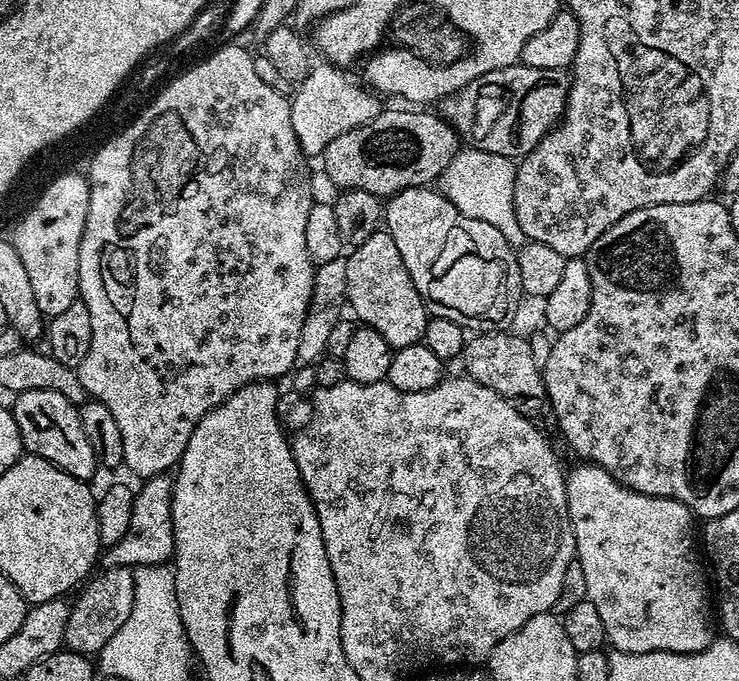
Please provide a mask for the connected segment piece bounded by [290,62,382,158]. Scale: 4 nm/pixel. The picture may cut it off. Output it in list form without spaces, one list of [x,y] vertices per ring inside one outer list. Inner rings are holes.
[[[327,62],[320,63],[308,71],[308,77],[295,89],[290,100],[294,134],[300,143],[300,149],[308,158],[323,153],[328,141],[336,138],[338,134],[342,134],[348,128],[357,128],[370,122],[382,111],[379,95],[373,94],[359,83],[356,85],[348,77],[351,75],[345,69]],[[319,132],[324,132],[324,136],[319,136]]]

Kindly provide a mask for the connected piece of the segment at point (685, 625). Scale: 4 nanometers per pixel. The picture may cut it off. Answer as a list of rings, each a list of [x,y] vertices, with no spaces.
[[[580,462],[577,465],[566,476],[568,517],[576,539],[576,559],[582,566],[582,574],[586,574],[587,600],[598,606],[607,643],[613,644],[611,647],[617,652],[630,654],[691,654],[706,650],[714,639],[714,592],[708,589],[709,573],[706,568],[704,573],[700,565],[698,532],[692,529],[693,512],[677,500],[647,496],[623,488],[609,472],[596,464]]]

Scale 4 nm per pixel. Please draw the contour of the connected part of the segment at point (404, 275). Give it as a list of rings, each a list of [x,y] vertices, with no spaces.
[[[377,230],[373,236],[366,238],[366,242],[362,242],[362,246],[351,249],[347,253],[344,291],[346,304],[352,307],[353,314],[351,313],[351,315],[363,327],[373,328],[378,334],[382,334],[382,338],[393,350],[405,348],[411,344],[419,344],[423,341],[430,313],[406,270],[406,262],[402,262],[402,254],[398,254],[398,246],[394,246],[394,238],[390,238],[387,231]]]

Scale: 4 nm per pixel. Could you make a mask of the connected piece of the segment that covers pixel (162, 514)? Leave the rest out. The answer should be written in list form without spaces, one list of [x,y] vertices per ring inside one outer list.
[[[171,475],[150,476],[134,492],[132,530],[122,542],[107,545],[102,556],[104,568],[131,568],[141,564],[168,564],[174,556],[174,532],[172,530],[172,481]]]

